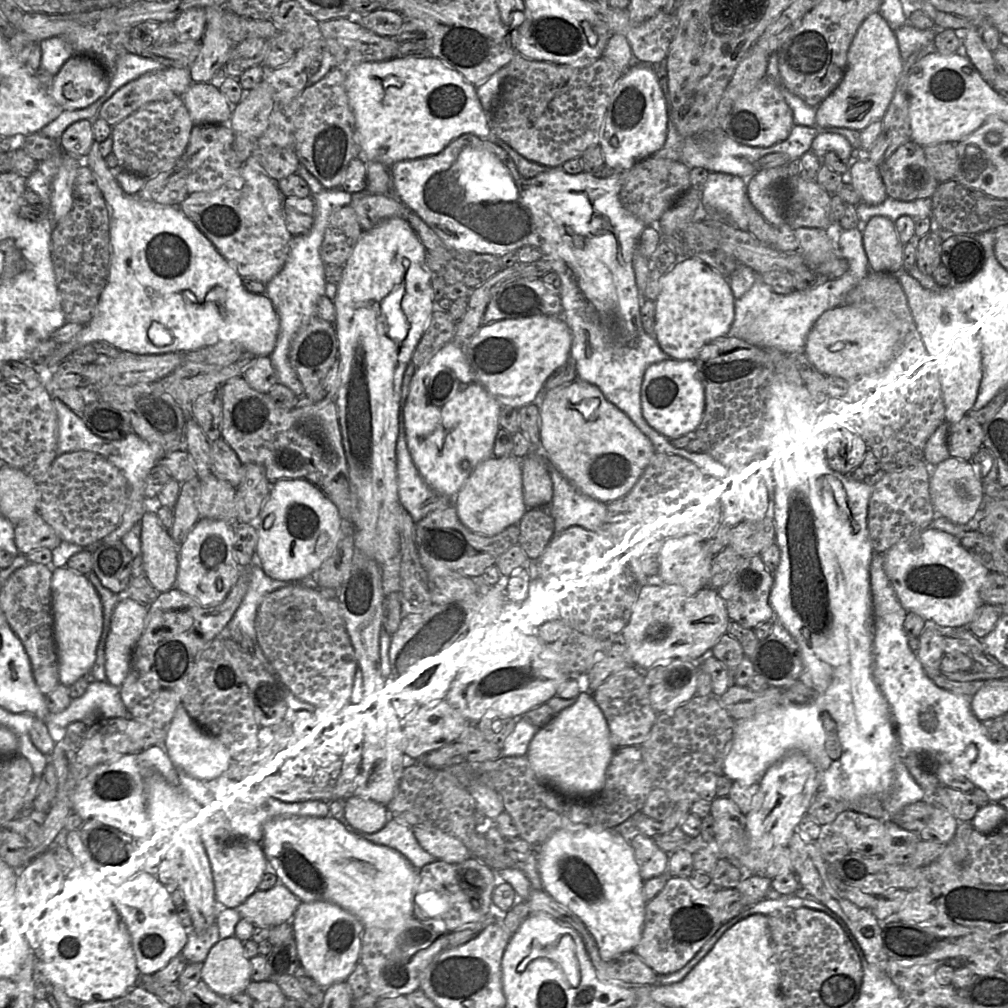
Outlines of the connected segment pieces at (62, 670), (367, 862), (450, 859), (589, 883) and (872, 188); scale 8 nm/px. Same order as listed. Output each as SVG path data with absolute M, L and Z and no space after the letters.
M67 567L56 568L52 576L52 612L60 684L71 687L78 679L89 676L94 666L103 630L101 599L85 575Z
M269 811L262 825L264 854L282 884L302 902L336 904L355 915L364 927L387 927L394 919L414 916L418 870L402 854L368 841L330 815Z
M428 824L409 825L425 851L446 863L461 863L471 857L468 848L456 837Z
M574 825L554 832L542 847L534 852L537 855L544 890L583 921L597 943L602 959L610 960L636 949L642 937L646 901L644 880L628 840L615 829Z
M858 159L848 173L842 175L843 182L852 183L858 191L862 203L879 205L888 198L879 167L869 159Z

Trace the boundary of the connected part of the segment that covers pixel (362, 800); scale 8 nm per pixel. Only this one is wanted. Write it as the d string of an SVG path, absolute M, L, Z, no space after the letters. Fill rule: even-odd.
M360 795L340 800L344 821L351 827L371 833L381 829L388 820L387 806Z

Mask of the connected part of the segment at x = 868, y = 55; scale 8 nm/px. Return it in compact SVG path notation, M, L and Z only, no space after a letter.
M879 11L870 14L849 48L842 81L816 108L815 126L819 130L847 128L861 132L872 122L882 120L895 94L903 65L895 31Z

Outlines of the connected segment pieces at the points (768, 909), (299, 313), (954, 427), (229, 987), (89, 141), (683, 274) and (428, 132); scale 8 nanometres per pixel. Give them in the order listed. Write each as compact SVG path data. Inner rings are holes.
M774 890L769 892L769 895L764 900L758 902L757 904L746 908L742 913L737 915L735 919L744 919L750 917L751 915L761 914L765 916L769 916L772 913L786 909L786 908L801 908L807 907L810 909L815 909L819 911L823 911L827 913L829 916L834 918L844 929L847 936L852 938L851 931L845 921L832 910L830 910L827 906L822 904L820 901L816 900L811 896L801 897L795 893L793 894L779 894Z
M341 188L323 189L319 194L311 196L315 202L315 218L312 229L305 235L295 236L289 243L287 261L283 269L266 285L265 295L272 301L279 316L280 331L276 347L270 360L277 372L278 383L285 385L298 397L304 397L304 388L289 361L291 343L296 333L316 316L316 304L326 293L326 265L321 257L321 245L326 228L335 211L350 205L352 198L368 193L367 190L351 194Z
M973 409L952 423L945 434L945 446L950 456L970 460L983 441L983 430Z
M235 936L220 938L210 949L201 979L217 994L245 992L251 979L251 964L244 955L242 941Z
M81 120L71 124L58 139L64 154L84 158L95 143L92 120Z
M693 257L679 258L662 275L655 303L655 339L674 360L696 360L706 344L729 334L735 319L736 298L728 279Z
M394 57L384 61L363 62L354 65L346 71L346 91L355 117L356 133L360 147L359 159L364 163L376 161L391 167L398 161L437 154L460 135L469 133L479 138L487 138L491 133L490 113L482 107L477 96L476 86L467 82L456 69L436 57Z

